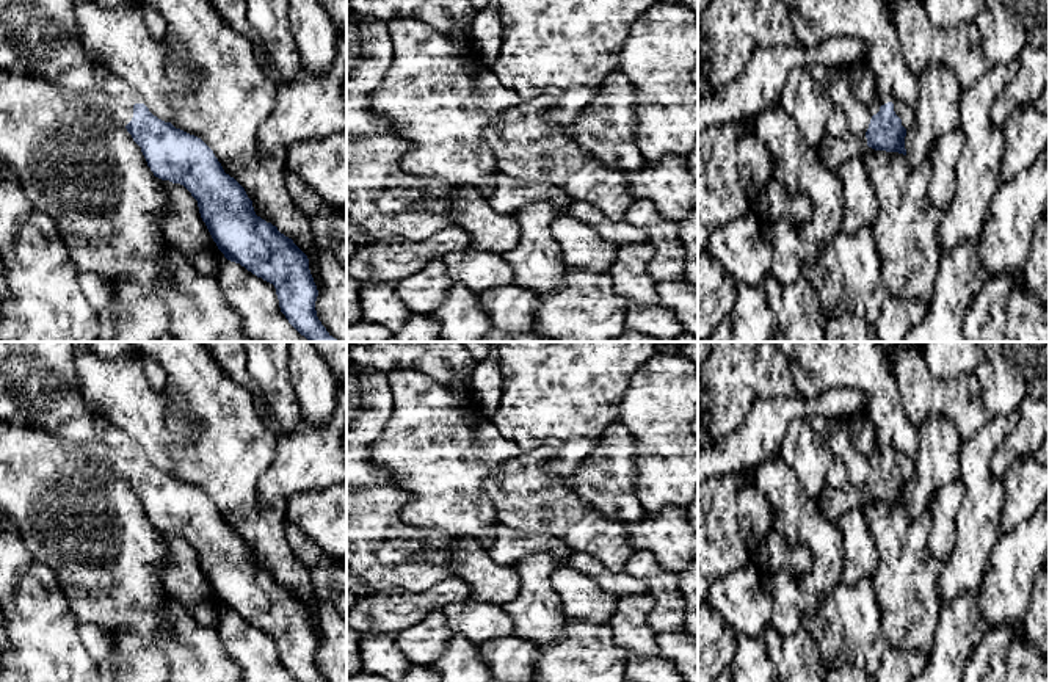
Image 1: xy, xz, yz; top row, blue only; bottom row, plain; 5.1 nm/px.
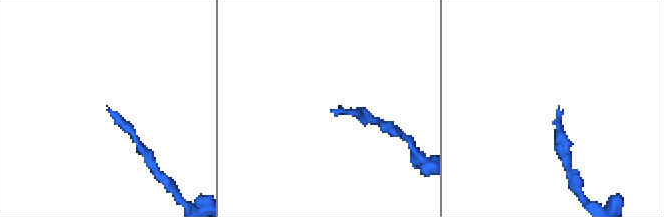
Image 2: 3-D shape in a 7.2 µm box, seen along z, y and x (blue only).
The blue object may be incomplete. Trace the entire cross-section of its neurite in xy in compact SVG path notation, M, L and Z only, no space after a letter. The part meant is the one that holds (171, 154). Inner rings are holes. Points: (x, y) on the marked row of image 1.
M102 64L96 66L94 78L94 88L86 93L61 91L61 94L71 99L88 99L94 107L108 113L118 125L127 129L141 147L155 177L180 183L191 193L218 249L227 260L240 263L257 278L274 285L281 312L301 336L309 342L339 342L317 317L318 290L309 270L307 256L276 226L256 215L245 188L224 172L213 151L201 138L154 116L143 97Z

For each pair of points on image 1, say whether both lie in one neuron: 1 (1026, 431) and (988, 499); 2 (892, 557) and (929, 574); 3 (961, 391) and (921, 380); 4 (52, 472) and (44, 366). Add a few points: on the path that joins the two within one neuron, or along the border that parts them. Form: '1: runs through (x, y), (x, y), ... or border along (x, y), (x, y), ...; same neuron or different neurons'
1: border along (1001, 442), (991, 458), (991, 471), (1002, 483); different neurons
2: runs through (902, 565), (911, 574), (919, 574); same neuron
3: runs through (952, 391), (930, 389); same neuron
4: border along (16, 424), (44, 431), (60, 442); different neurons

